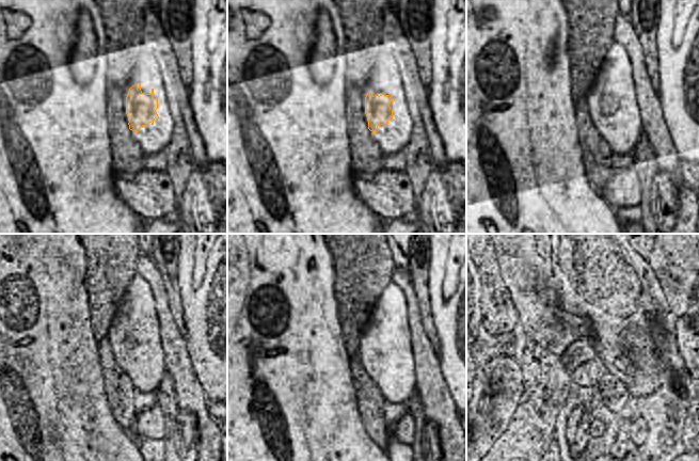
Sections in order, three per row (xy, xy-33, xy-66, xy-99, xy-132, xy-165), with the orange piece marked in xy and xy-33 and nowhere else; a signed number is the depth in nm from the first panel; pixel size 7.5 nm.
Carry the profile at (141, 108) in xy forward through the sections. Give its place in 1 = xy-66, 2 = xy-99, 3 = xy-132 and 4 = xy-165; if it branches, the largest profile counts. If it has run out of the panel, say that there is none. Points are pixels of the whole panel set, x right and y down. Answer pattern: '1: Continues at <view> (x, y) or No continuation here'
1: Continues at xy-66 (619, 144)
2: Continues at xy-99 (145, 384)
3: Continues at xy-132 (390, 348)
4: Continues at xy-165 (637, 384)

